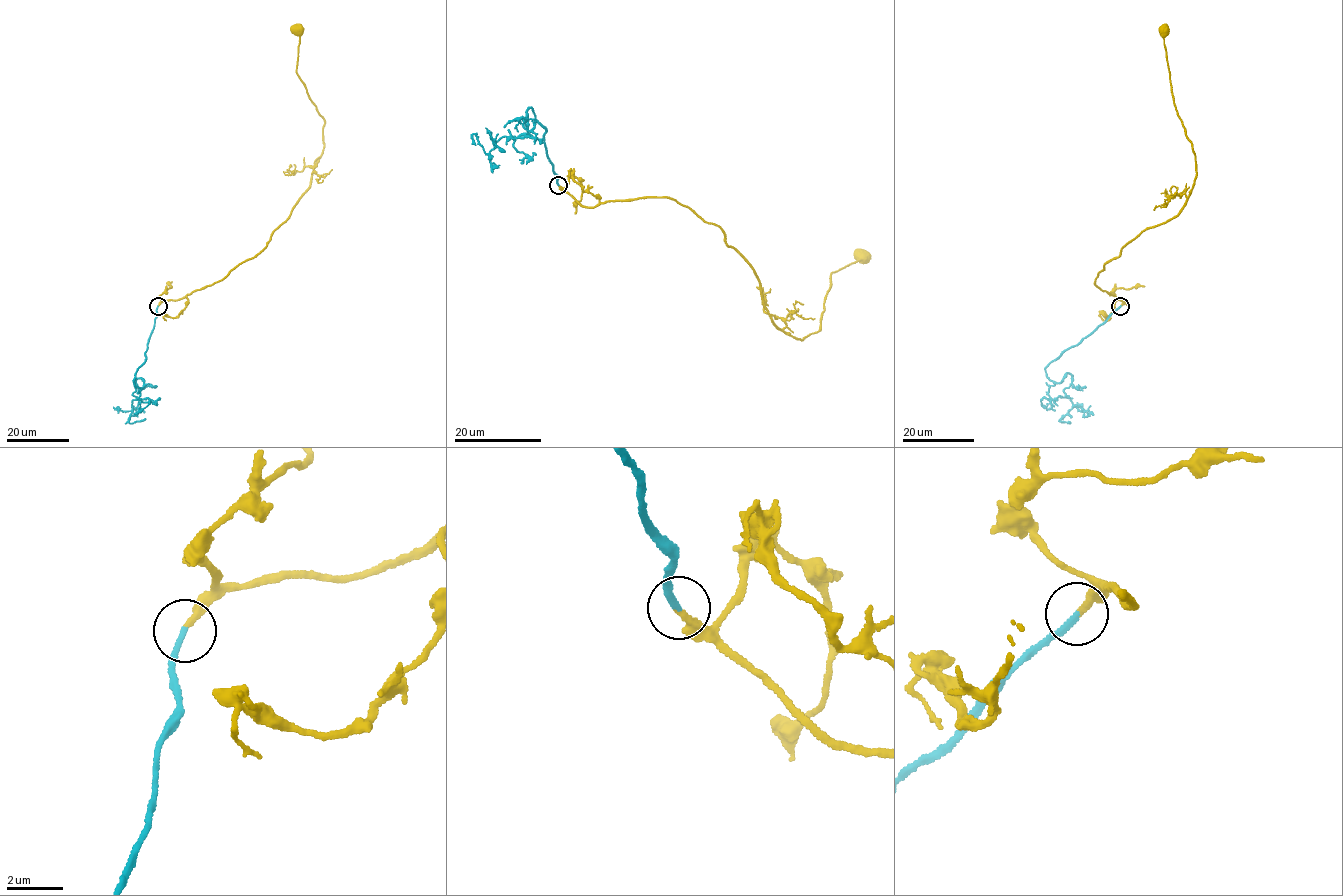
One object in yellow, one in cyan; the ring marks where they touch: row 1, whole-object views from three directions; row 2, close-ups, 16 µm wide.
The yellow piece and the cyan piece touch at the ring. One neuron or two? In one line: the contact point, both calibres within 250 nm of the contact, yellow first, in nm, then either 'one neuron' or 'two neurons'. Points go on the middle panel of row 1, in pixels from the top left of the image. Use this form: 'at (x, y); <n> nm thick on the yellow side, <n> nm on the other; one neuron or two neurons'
at (558, 185); 240 nm thick on the yellow side, 200 nm on the other; one neuron

